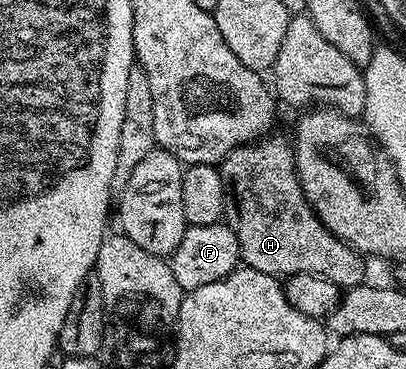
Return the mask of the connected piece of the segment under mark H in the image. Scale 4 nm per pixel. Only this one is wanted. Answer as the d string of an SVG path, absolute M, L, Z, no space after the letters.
M268 134L251 144L234 148L222 164L218 165L221 182L227 187L223 215L233 234L237 234L240 261L246 267L261 270L270 276L317 274L321 278L329 278L329 282L333 282L341 290L357 287L368 279L368 261L341 238L333 235L317 218L311 204L303 196L301 182L295 173L295 153L288 137L286 140L283 136L275 135Z

